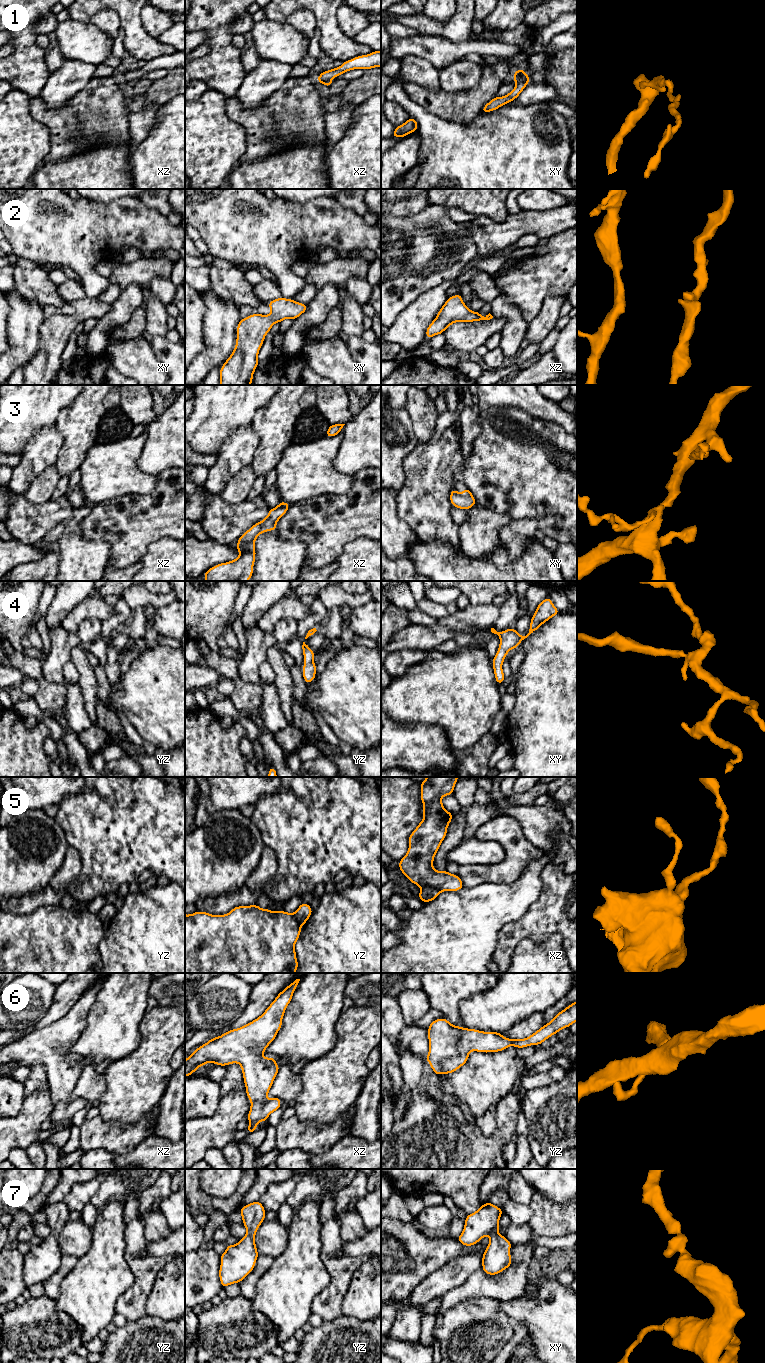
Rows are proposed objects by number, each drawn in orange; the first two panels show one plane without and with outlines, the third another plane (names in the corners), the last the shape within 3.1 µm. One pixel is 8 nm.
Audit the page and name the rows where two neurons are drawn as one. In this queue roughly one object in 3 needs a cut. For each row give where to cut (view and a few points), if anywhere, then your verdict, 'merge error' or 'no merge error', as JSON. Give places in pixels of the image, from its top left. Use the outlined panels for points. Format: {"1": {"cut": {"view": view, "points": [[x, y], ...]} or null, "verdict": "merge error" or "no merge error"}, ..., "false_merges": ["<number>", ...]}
{"1": {"cut": {"view": "xy", "points": [[522, 69], [522, 79], [517, 85]]}, "verdict": "merge error"}, "2": {"cut": null, "verdict": "no merge error"}, "3": {"cut": null, "verdict": "no merge error"}, "4": {"cut": null, "verdict": "no merge error"}, "5": {"cut": {"view": "xz", "points": [[421, 887], [436, 887], [441, 890]]}, "verdict": "merge error"}, "6": {"cut": null, "verdict": "no merge error"}, "7": {"cut": null, "verdict": "no merge error"}, "false_merges": ["1", "5"]}

